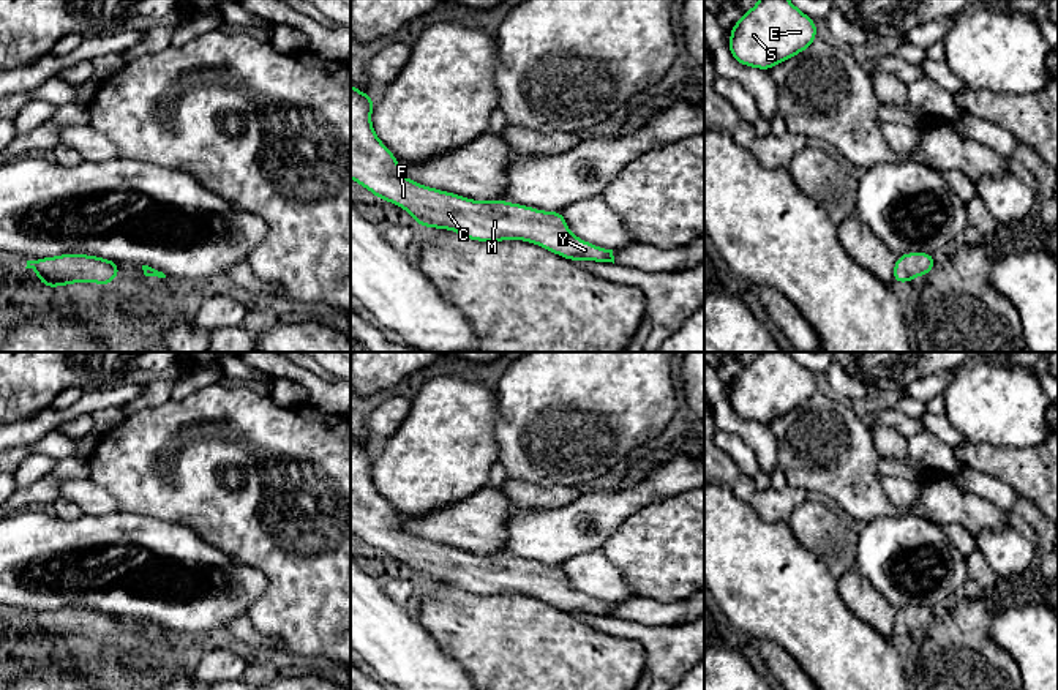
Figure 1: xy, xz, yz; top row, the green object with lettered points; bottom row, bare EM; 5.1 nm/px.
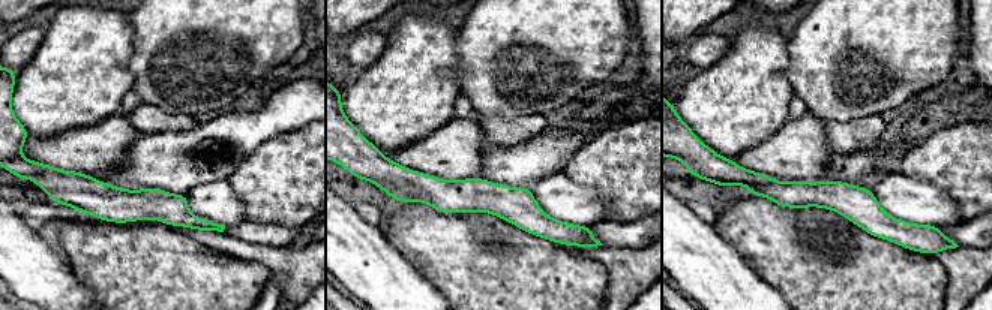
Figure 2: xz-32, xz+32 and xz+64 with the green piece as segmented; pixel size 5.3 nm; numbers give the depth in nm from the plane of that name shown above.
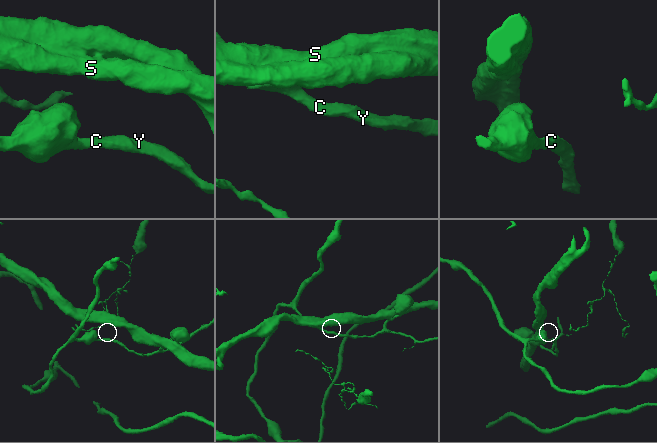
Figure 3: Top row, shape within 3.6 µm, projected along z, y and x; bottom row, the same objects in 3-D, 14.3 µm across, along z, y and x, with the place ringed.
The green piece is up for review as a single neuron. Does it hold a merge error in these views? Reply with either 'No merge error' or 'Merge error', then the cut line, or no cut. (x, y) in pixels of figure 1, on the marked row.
No merge error. No split

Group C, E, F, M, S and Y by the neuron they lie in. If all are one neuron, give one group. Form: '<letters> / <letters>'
C E F M S Y

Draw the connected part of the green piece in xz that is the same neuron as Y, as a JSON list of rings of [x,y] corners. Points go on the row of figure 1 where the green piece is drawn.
[[[351,85],[351,178],[407,210],[417,226],[450,229],[477,242],[526,240],[570,261],[613,262],[613,249],[575,237],[562,212],[542,212],[502,199],[472,201],[406,178],[371,126],[371,98]]]

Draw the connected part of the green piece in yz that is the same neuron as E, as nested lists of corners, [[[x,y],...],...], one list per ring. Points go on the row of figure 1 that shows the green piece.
[[[760,0],[733,25],[728,46],[741,65],[767,71],[815,39],[815,21],[790,0]]]

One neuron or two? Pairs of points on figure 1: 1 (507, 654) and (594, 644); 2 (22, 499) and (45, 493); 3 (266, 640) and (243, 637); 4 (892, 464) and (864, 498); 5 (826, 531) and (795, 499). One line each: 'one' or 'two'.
1: one
2: one
3: one
4: two
5: two

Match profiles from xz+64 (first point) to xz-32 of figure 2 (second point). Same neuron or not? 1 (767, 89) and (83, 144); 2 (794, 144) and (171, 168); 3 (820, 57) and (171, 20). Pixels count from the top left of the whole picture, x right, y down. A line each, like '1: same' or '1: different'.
1: different
2: different
3: same

